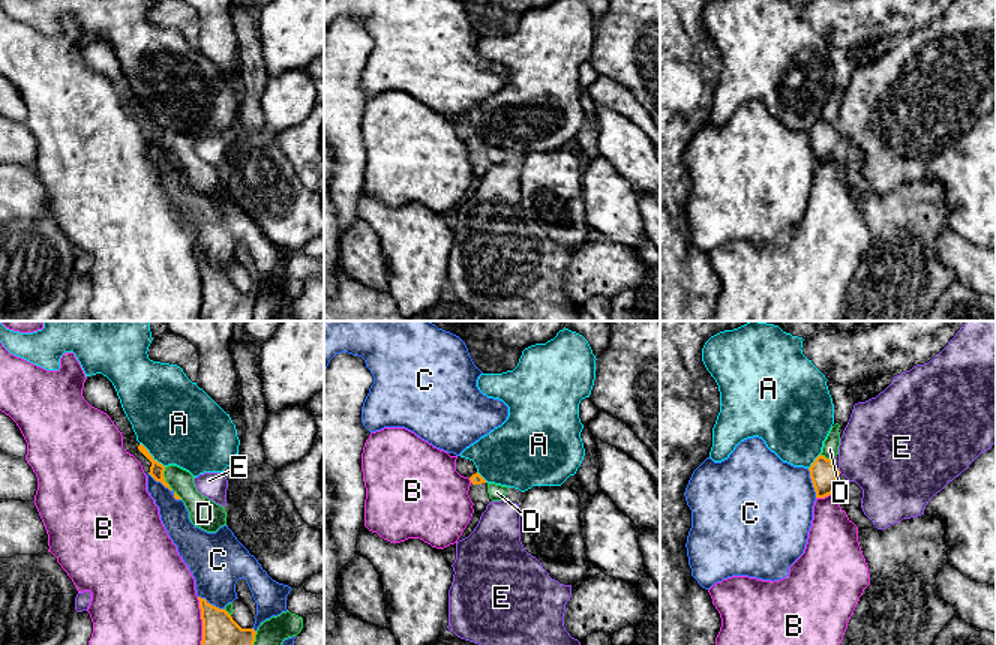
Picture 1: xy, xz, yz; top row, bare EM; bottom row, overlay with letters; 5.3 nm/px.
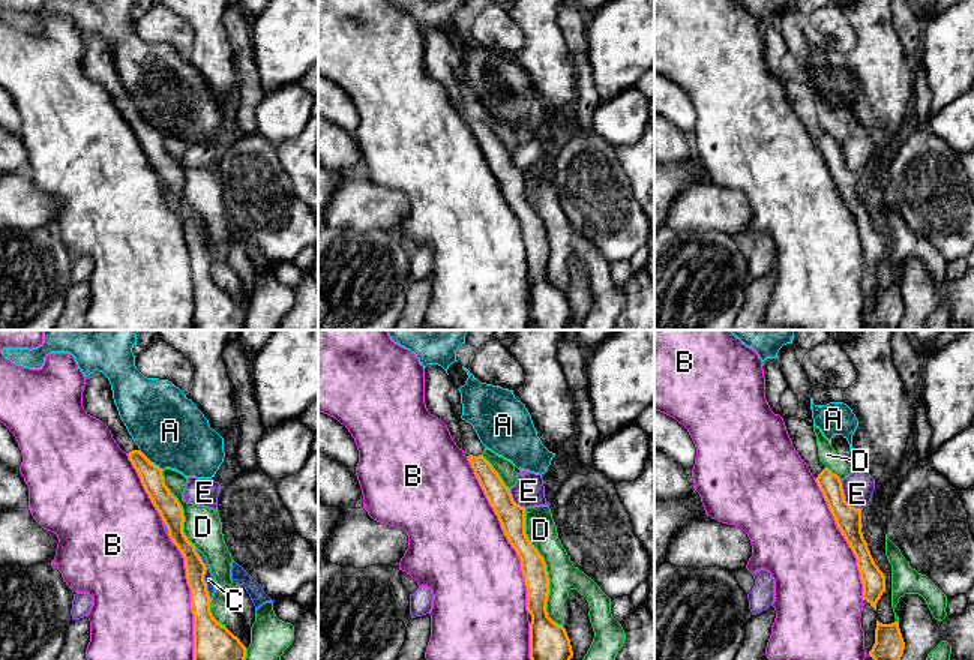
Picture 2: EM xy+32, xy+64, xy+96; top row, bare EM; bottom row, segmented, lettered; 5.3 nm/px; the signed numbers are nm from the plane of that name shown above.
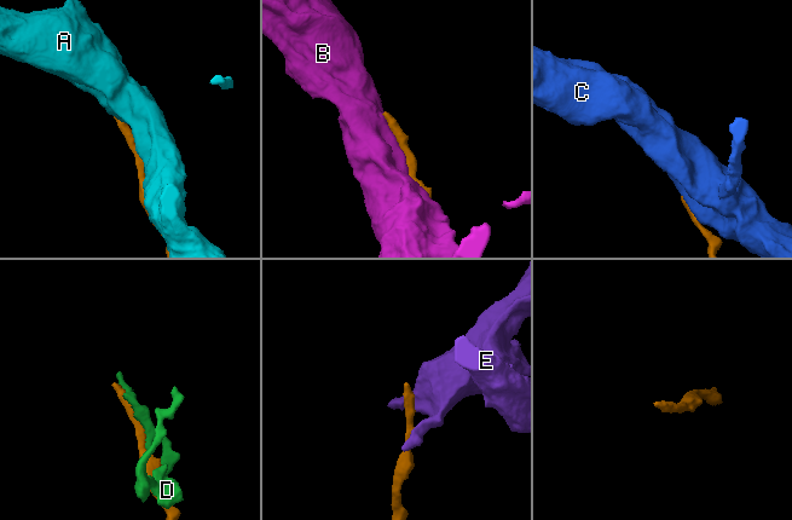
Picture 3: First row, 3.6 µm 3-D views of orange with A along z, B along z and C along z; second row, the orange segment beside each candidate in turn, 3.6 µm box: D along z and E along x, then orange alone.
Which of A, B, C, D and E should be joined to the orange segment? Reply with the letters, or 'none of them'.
none of them

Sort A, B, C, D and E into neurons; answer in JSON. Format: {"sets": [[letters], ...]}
{"sets": [["A"], ["B"], ["C"], ["D"], ["E"]]}

